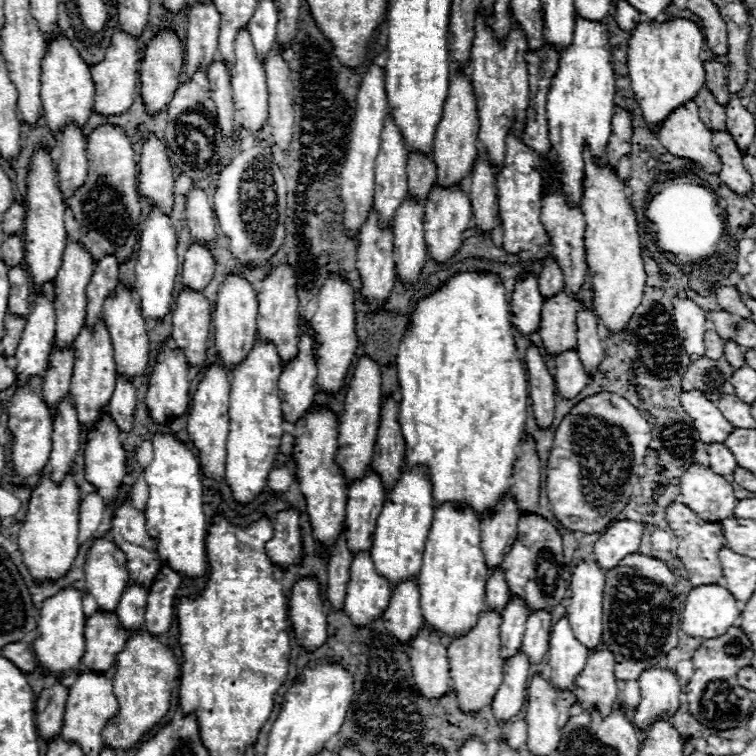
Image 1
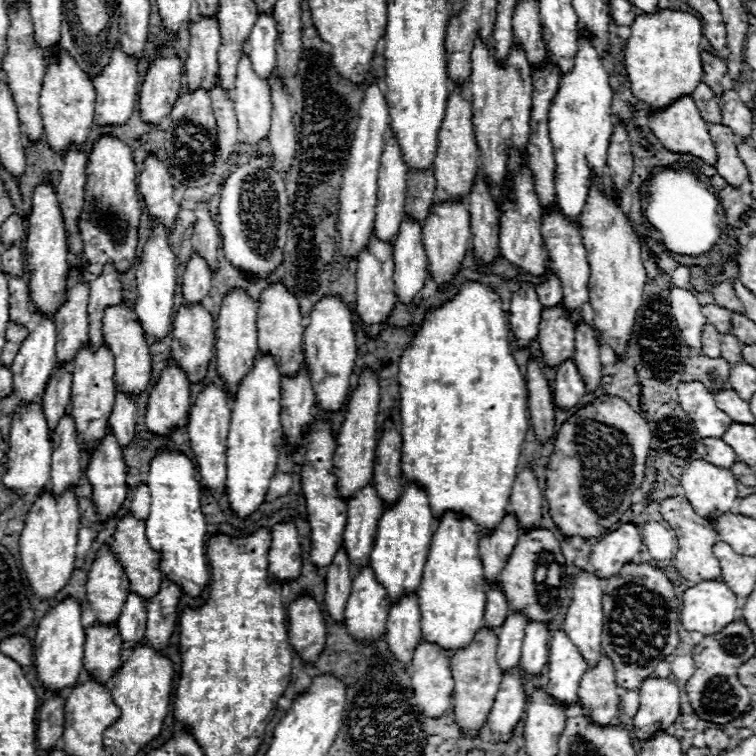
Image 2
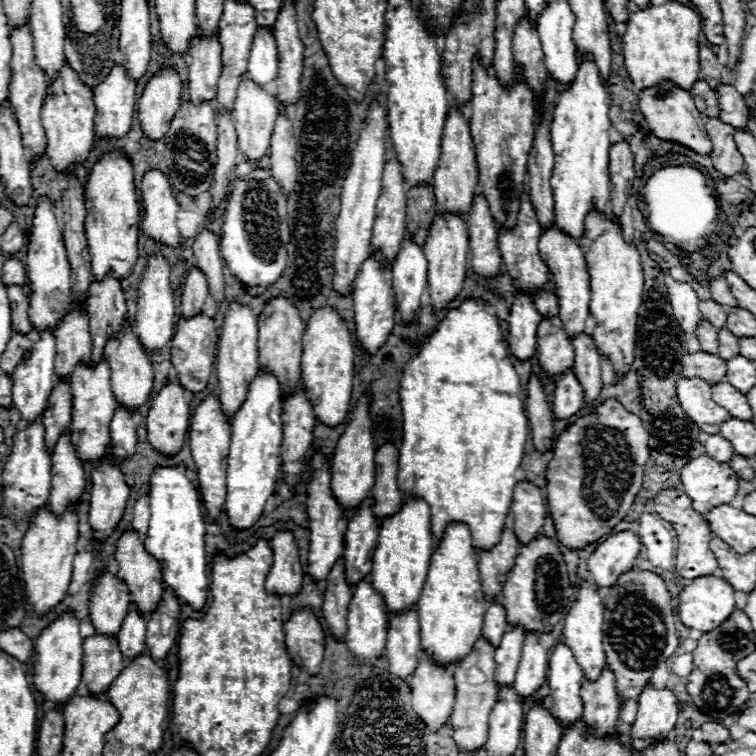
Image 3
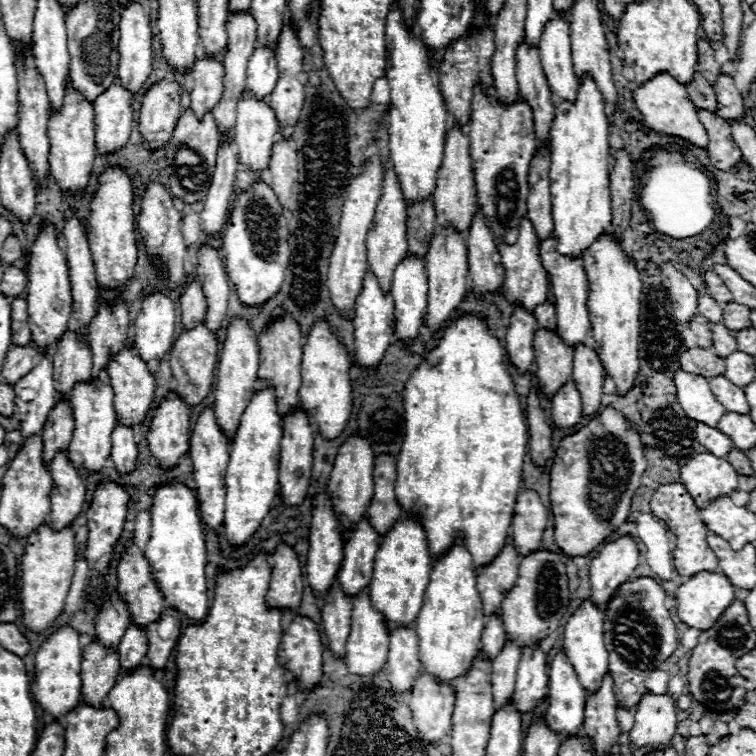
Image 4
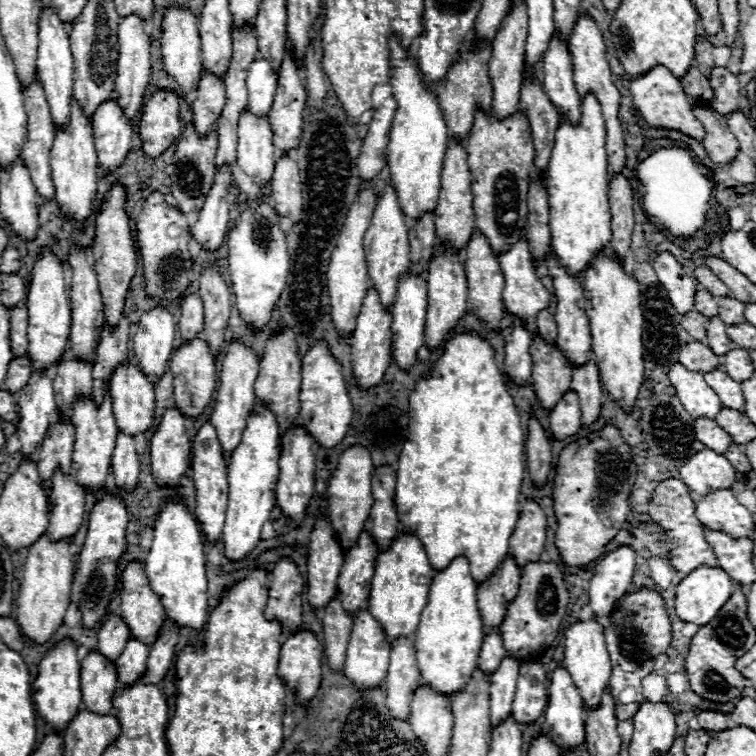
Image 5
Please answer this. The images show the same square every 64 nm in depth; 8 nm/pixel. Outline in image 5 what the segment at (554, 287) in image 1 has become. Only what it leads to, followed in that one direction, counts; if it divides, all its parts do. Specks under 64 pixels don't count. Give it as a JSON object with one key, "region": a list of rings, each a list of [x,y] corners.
{"region":[[[542,310],[536,318],[536,324],[538,324],[538,332],[540,336],[548,342],[548,344],[554,344],[556,342],[556,322],[554,322],[554,316],[548,312],[548,310]]]}

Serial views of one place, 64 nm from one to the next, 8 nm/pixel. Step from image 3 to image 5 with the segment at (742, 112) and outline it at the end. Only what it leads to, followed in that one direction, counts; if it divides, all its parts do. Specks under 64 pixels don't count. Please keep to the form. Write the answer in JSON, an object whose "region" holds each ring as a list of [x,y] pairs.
{"region":[[[712,68],[710,70],[710,88],[714,90],[714,98],[712,98],[712,108],[716,108],[716,112],[720,112],[722,116],[738,110],[738,90],[740,90],[740,84],[738,84],[738,78],[736,74],[732,74],[728,68]]]}

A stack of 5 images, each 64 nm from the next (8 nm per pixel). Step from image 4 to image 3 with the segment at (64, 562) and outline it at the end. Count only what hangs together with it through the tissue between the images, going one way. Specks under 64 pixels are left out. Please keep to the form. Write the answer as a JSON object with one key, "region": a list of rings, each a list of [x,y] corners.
{"region":[[[40,508],[32,518],[28,532],[22,538],[22,574],[28,604],[38,616],[50,614],[66,596],[72,578],[76,542],[78,542],[78,518],[74,514],[74,508],[68,508],[60,520],[54,518],[48,508]]]}

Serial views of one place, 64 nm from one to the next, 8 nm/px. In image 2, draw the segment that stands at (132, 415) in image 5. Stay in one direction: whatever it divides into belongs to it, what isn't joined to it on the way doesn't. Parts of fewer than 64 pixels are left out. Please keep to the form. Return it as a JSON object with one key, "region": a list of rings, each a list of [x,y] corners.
{"region":[[[124,302],[120,306],[108,308],[104,312],[104,340],[106,346],[114,352],[114,388],[116,392],[124,392],[128,396],[138,396],[142,394],[152,378],[152,362],[150,362],[150,352],[148,352],[148,342],[142,332],[140,322],[136,320],[136,314],[132,308],[128,308]]]}

